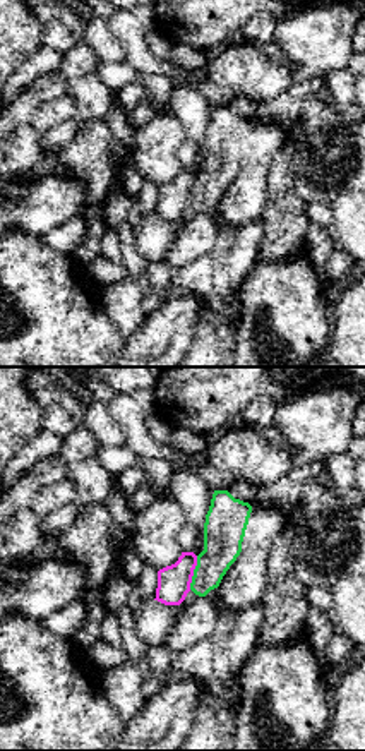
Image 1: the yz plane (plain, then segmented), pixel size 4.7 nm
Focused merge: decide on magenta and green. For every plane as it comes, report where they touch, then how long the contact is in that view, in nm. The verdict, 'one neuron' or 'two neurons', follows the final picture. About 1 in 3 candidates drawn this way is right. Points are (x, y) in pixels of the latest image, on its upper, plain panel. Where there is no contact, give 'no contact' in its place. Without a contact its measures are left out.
contact (192, 189); length 170 nm

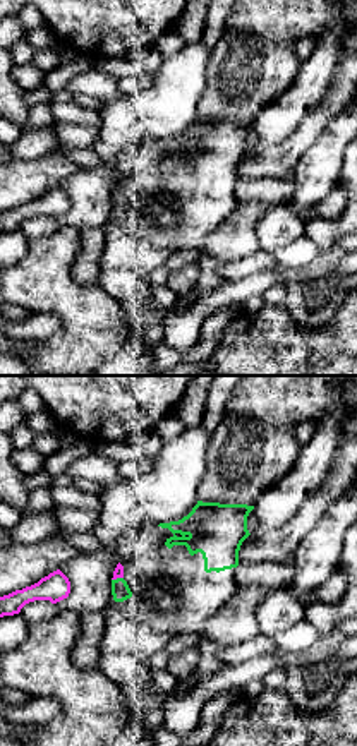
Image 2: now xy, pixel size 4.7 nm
contact (117, 192); length 60 nm

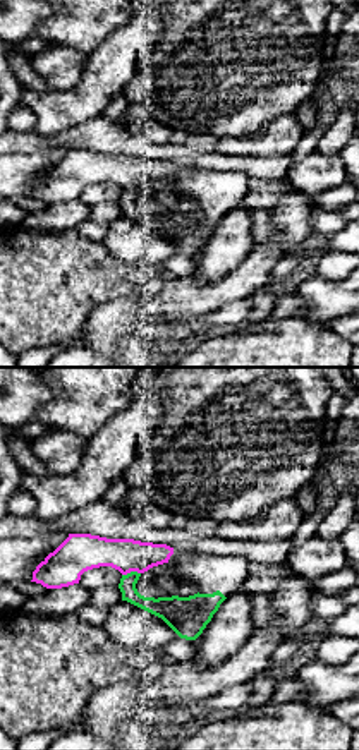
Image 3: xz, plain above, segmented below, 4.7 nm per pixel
contact (131, 186); length 90 nm

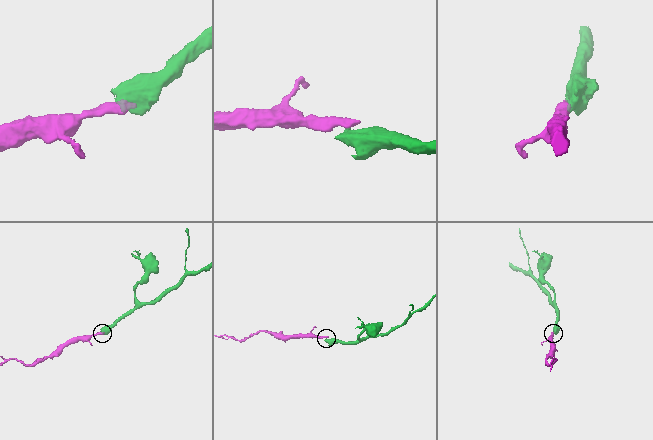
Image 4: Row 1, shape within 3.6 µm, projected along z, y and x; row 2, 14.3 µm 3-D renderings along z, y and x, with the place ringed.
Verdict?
two neurons

